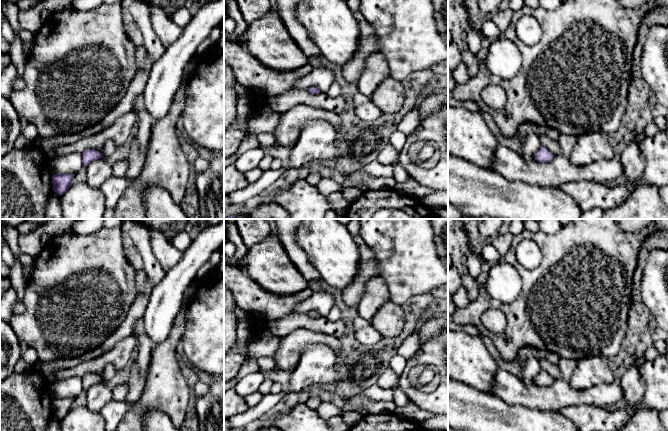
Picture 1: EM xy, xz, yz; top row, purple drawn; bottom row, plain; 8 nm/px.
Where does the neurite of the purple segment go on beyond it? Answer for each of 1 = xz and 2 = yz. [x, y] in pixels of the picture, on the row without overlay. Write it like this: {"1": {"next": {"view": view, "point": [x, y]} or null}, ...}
{"1": {"next": null}, "2": {"next": null}}

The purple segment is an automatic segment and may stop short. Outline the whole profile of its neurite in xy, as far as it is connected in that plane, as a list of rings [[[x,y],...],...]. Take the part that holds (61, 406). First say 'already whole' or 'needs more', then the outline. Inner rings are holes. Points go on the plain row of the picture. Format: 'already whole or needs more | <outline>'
already whole | [[[53,398],[53,415],[58,419],[63,419],[73,408],[72,404],[75,398]]]

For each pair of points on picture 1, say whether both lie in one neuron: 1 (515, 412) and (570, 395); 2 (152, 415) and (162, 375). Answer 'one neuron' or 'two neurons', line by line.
1: two neurons
2: two neurons

